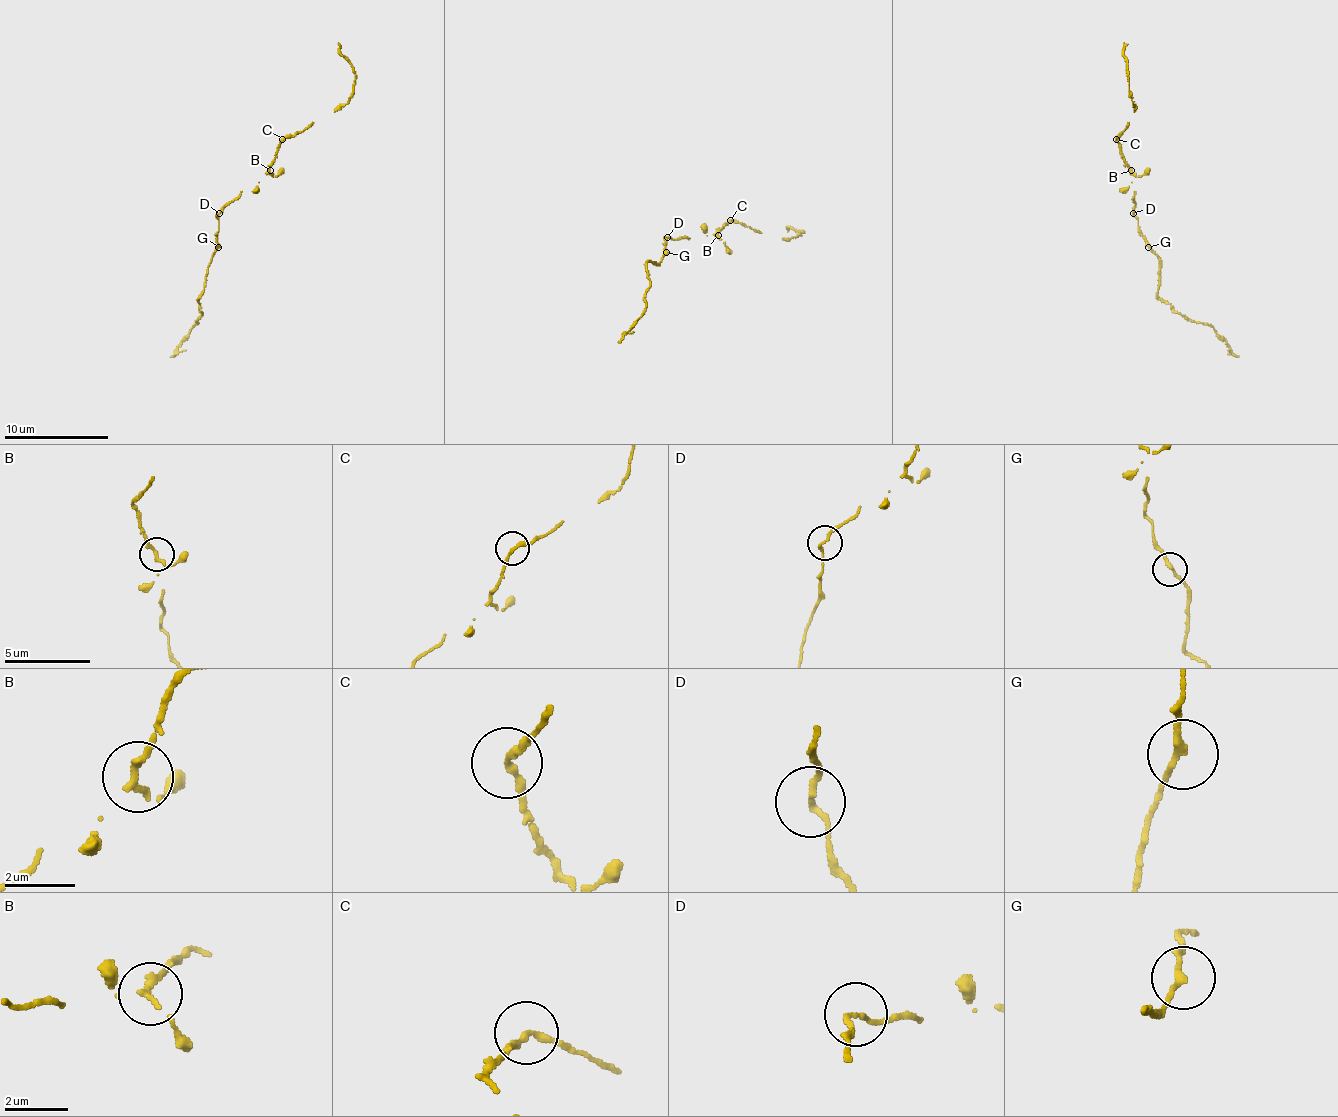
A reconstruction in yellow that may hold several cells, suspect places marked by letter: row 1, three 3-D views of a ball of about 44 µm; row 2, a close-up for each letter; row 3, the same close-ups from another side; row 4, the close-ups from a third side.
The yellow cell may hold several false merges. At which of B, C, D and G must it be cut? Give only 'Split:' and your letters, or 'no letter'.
Split: no letter

